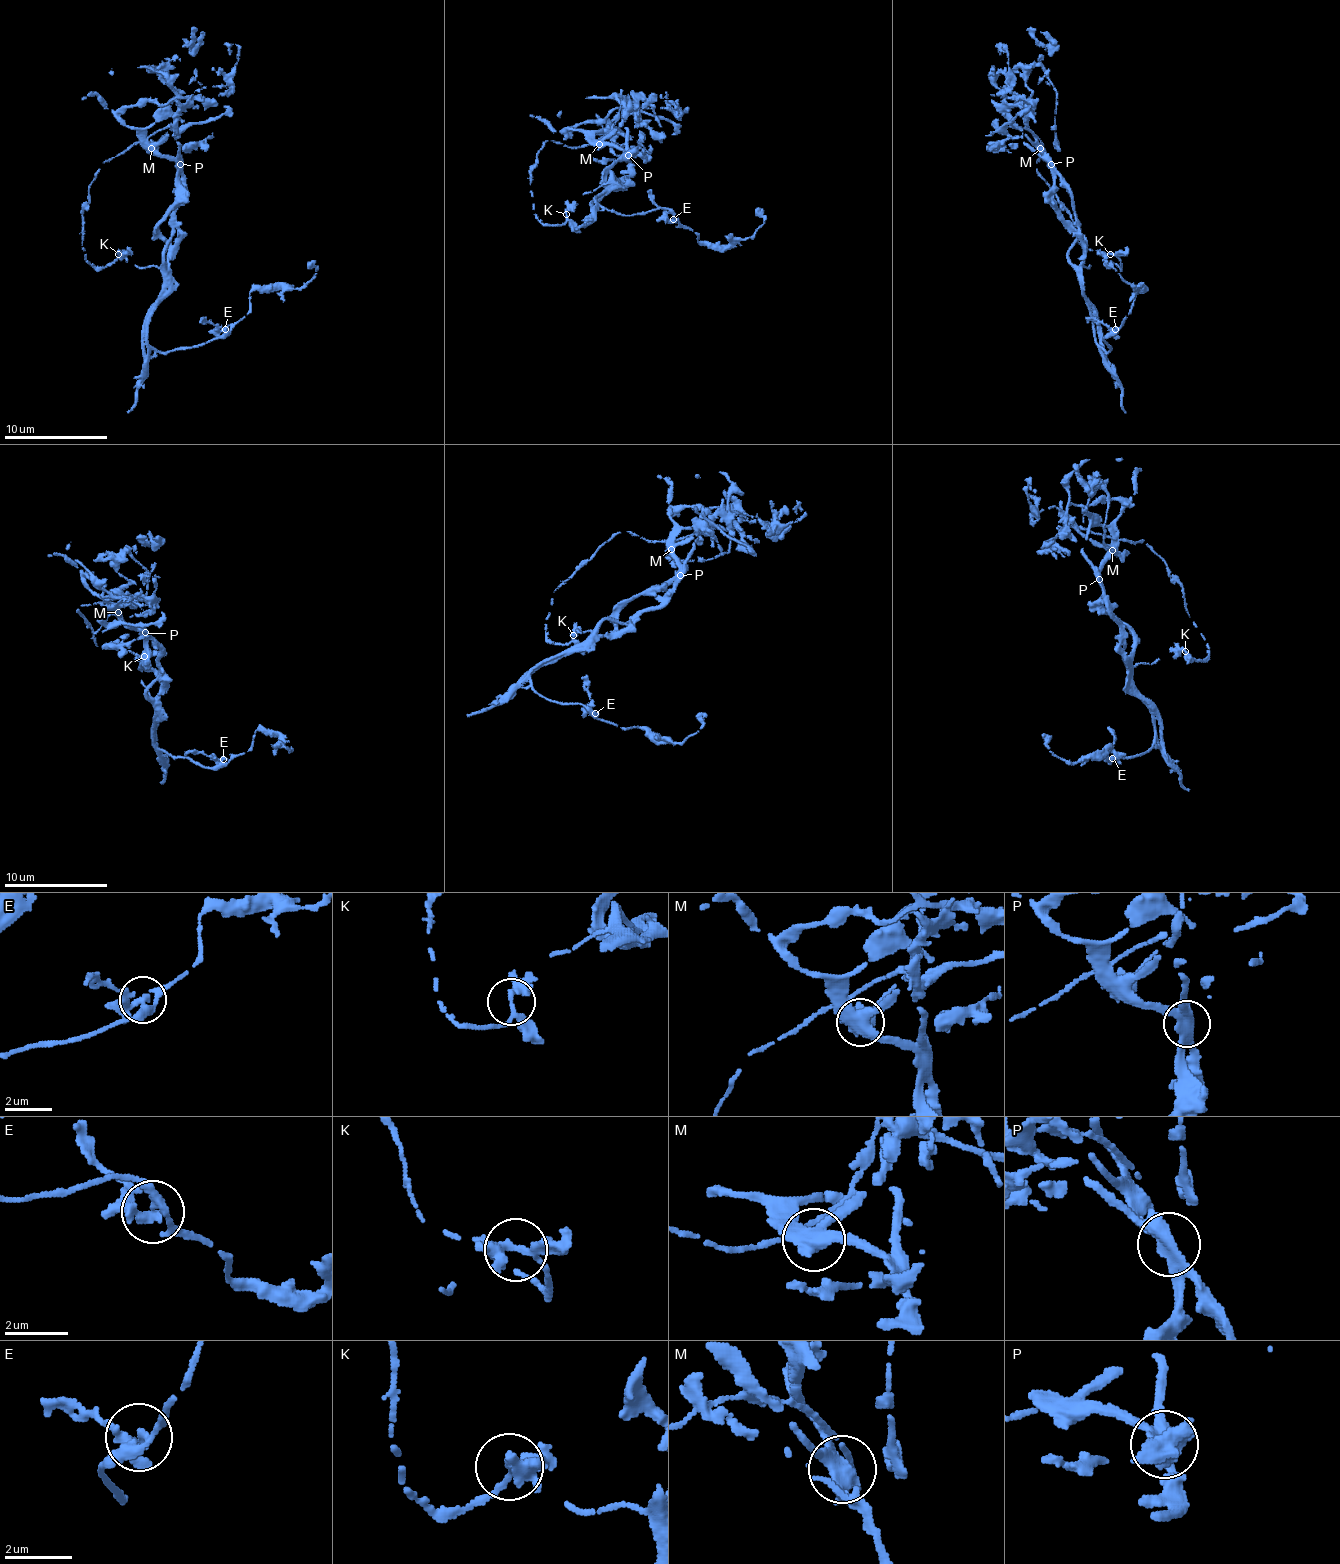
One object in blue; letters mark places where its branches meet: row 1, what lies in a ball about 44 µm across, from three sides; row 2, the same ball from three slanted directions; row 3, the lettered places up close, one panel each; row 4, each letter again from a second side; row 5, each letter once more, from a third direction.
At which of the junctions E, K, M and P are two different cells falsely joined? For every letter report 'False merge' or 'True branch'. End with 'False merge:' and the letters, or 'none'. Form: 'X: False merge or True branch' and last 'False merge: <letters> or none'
E: True branch
K: True branch
M: False merge
P: False merge
False merge: M, P

